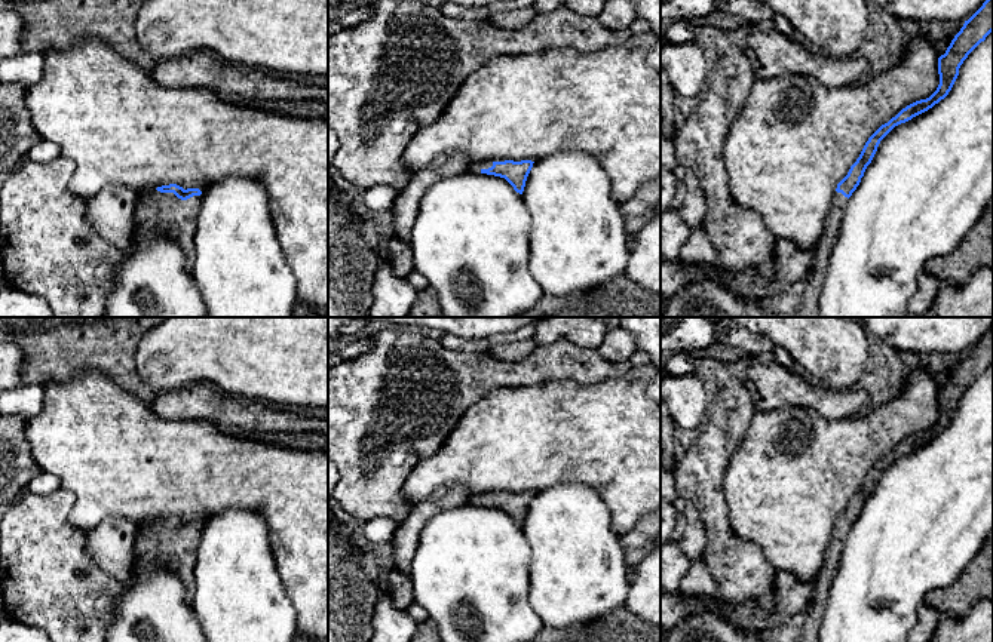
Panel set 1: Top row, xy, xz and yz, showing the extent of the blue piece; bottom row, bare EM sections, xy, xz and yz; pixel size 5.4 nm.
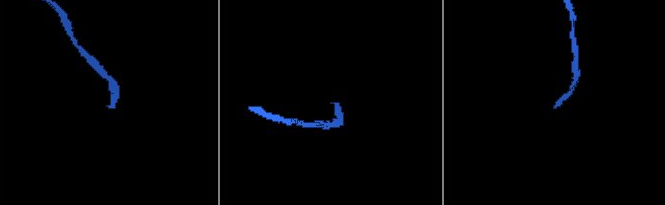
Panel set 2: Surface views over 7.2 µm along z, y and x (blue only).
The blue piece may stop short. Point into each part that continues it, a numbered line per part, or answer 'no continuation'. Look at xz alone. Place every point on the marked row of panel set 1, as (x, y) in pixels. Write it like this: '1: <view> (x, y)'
1: xz (475, 168)

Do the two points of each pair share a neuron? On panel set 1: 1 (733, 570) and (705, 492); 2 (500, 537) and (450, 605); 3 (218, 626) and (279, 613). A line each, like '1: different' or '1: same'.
1: same
2: same
3: same

